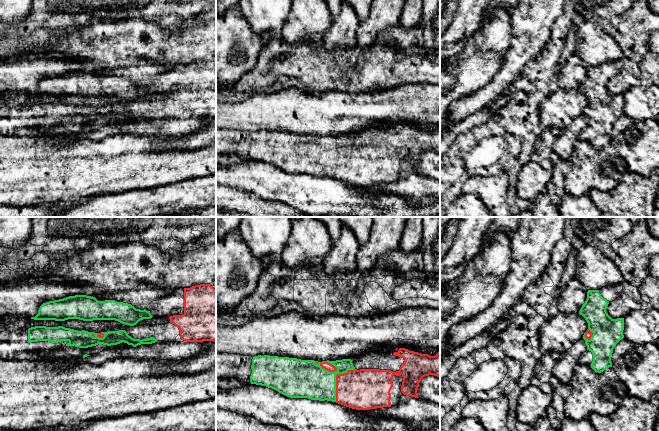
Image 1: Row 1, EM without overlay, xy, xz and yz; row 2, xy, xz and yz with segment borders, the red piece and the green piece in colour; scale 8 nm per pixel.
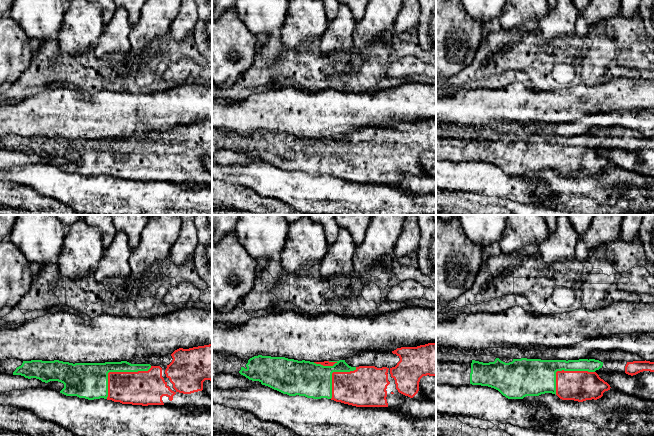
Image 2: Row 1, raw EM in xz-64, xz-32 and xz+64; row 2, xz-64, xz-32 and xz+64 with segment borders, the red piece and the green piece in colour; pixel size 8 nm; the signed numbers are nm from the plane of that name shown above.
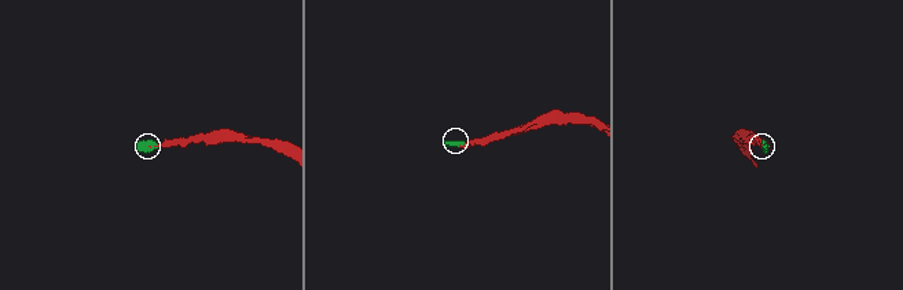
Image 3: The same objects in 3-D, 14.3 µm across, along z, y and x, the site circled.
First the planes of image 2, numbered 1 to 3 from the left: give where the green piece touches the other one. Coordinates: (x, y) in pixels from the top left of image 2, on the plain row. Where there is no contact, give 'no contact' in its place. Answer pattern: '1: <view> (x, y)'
1: xz-64 (117, 148)
2: xz-32 (332, 150)
3: xz+64 (564, 147)

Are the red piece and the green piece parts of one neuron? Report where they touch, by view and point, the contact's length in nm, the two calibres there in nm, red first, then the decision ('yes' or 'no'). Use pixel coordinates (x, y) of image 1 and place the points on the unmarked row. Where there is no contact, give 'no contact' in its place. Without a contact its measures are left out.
xz (336, 155) | 300 nm | 320/300 nm | yes

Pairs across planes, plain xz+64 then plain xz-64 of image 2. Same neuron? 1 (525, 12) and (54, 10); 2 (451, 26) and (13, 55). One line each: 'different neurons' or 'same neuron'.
1: different neurons
2: same neuron

